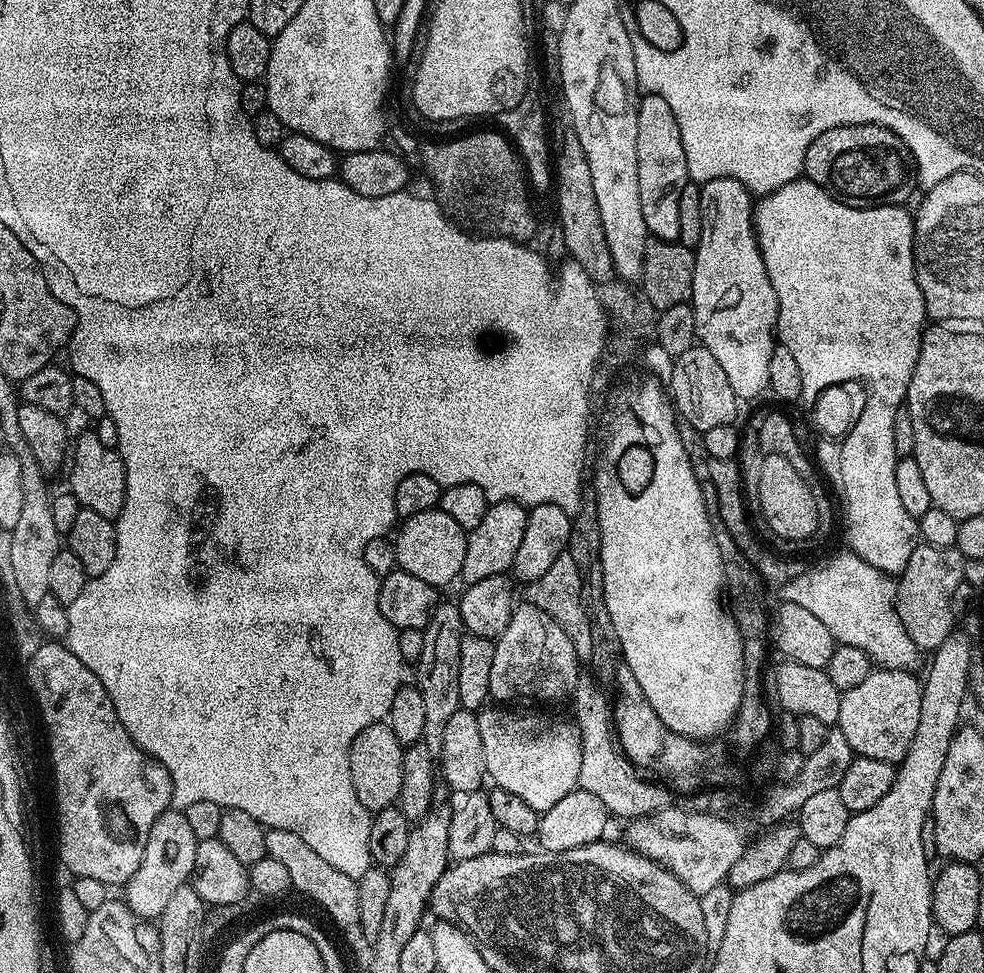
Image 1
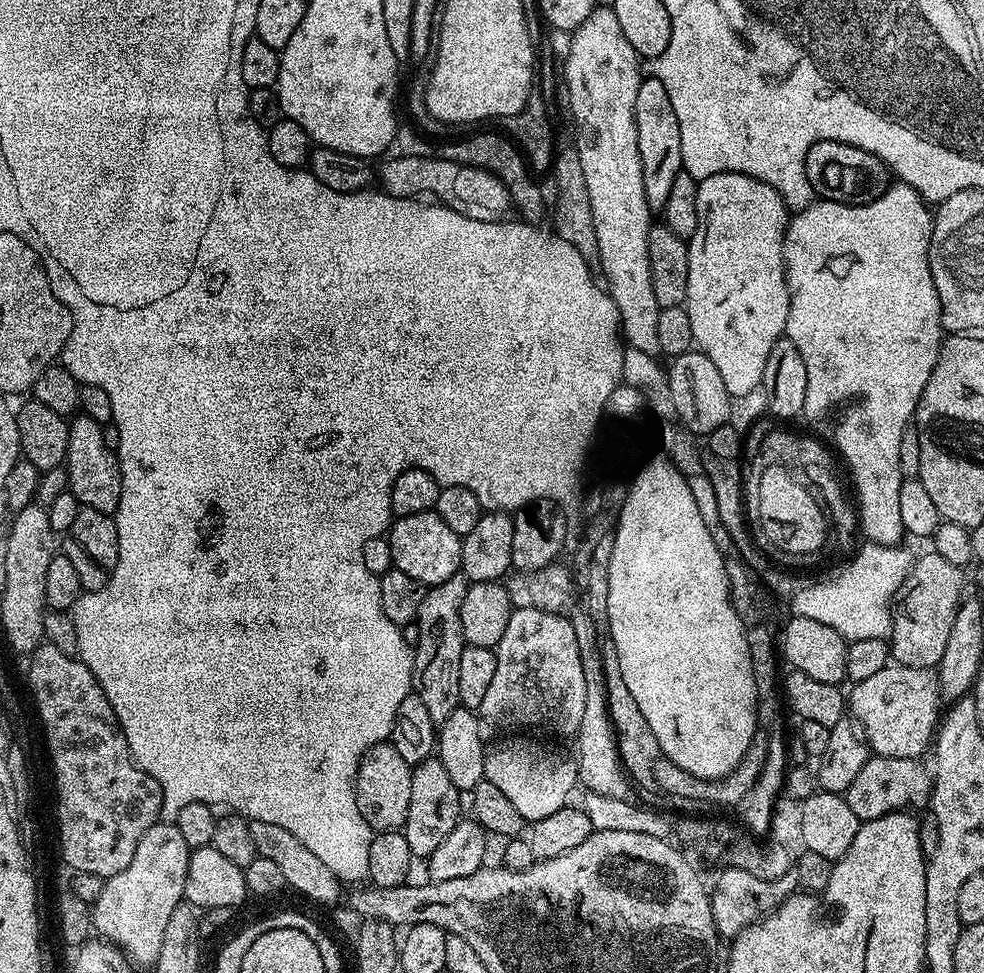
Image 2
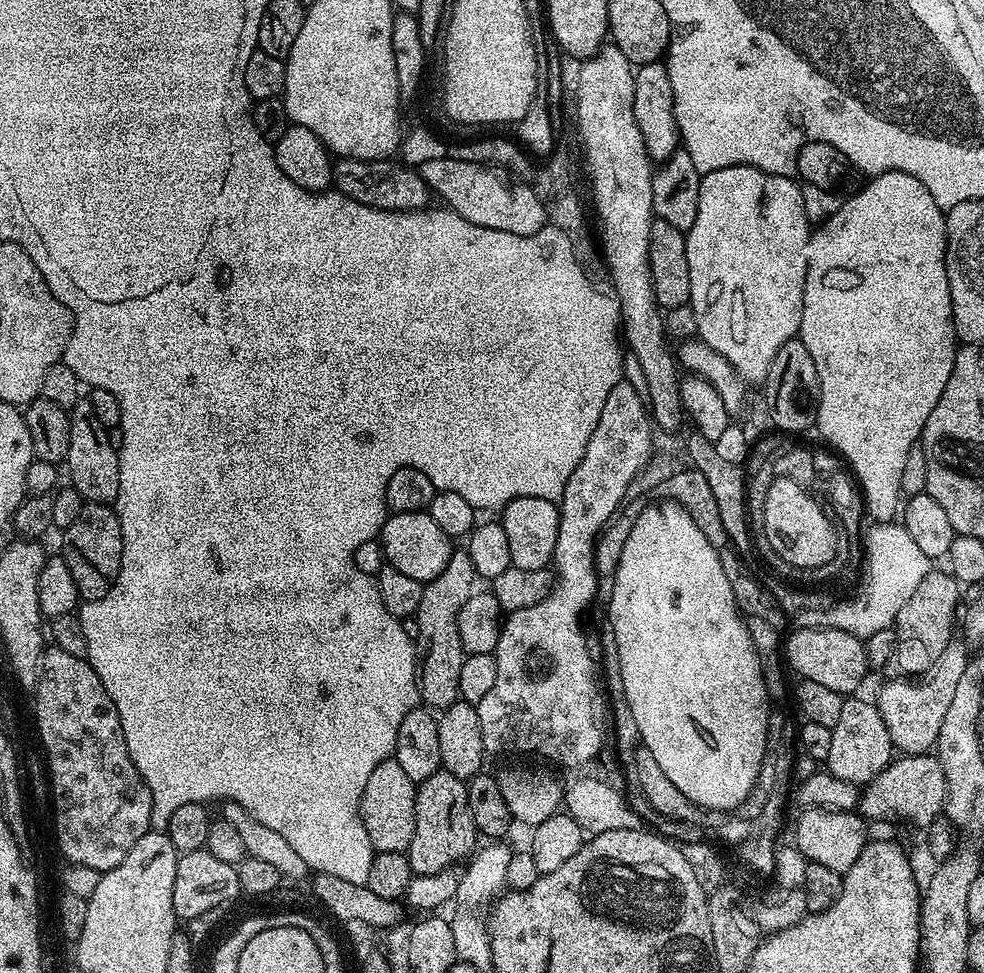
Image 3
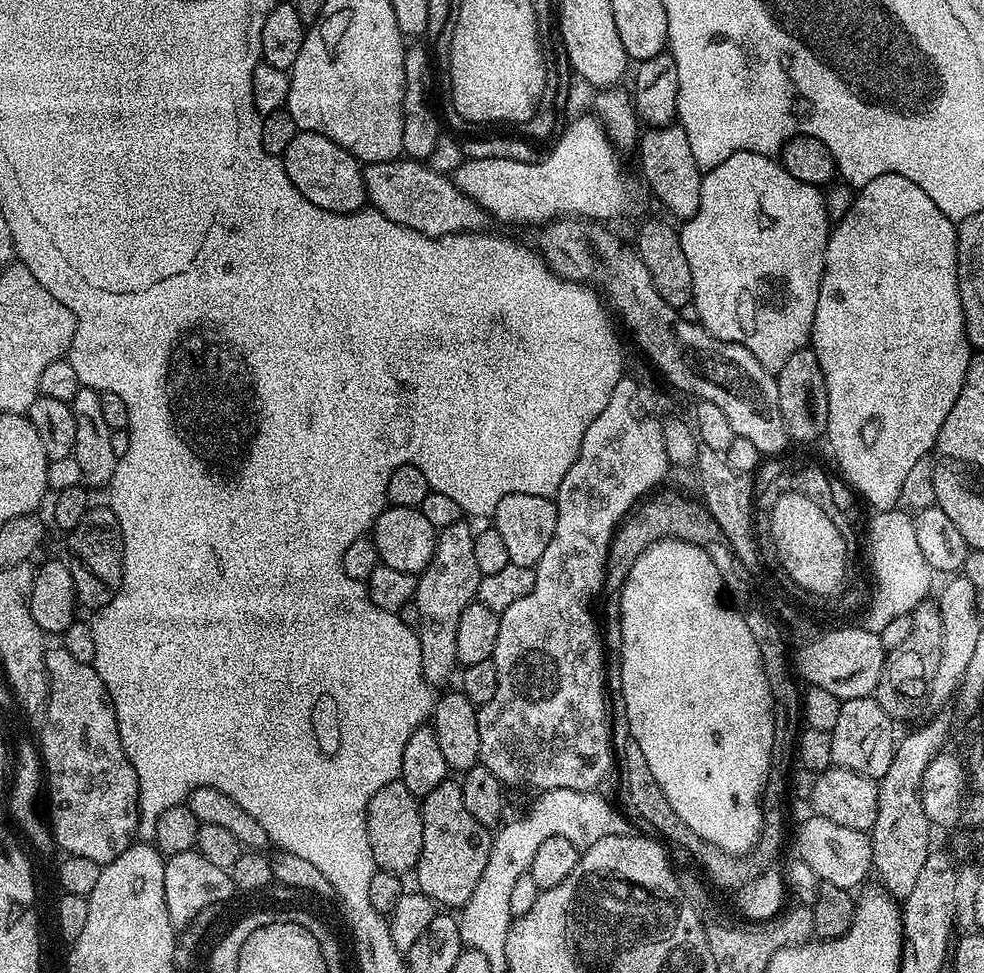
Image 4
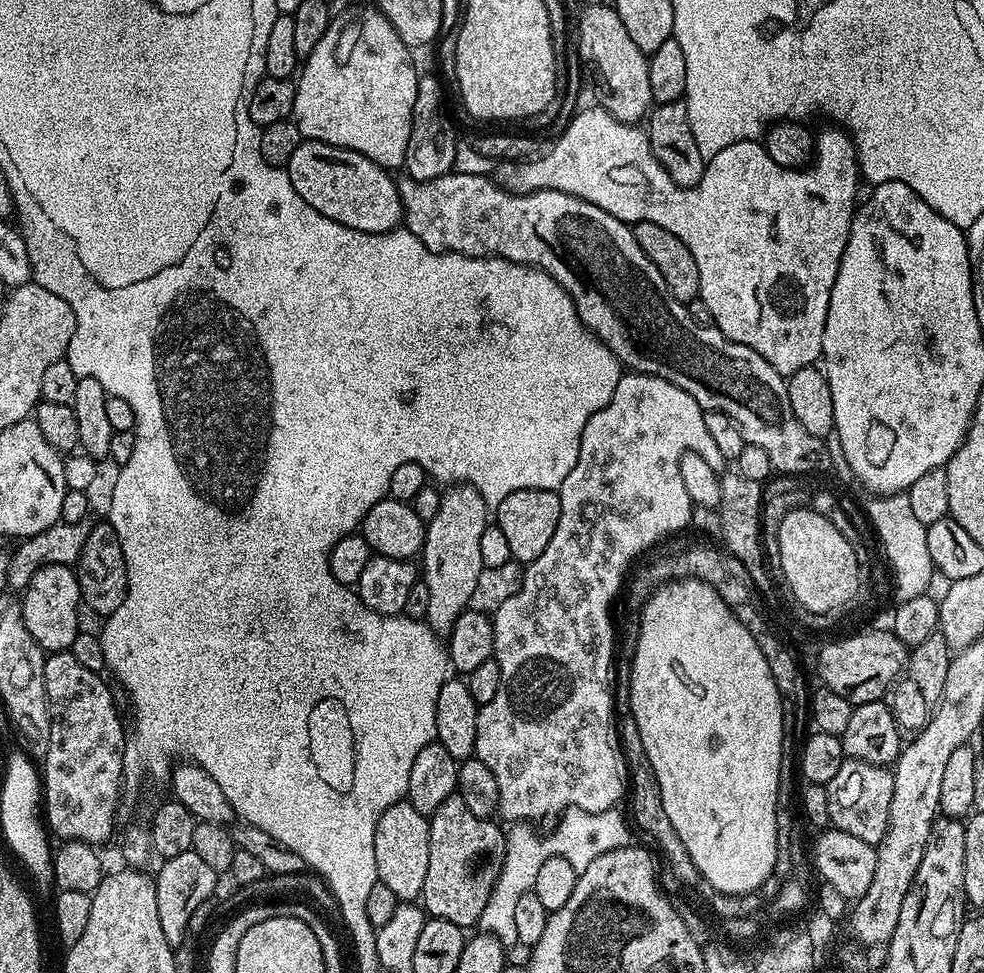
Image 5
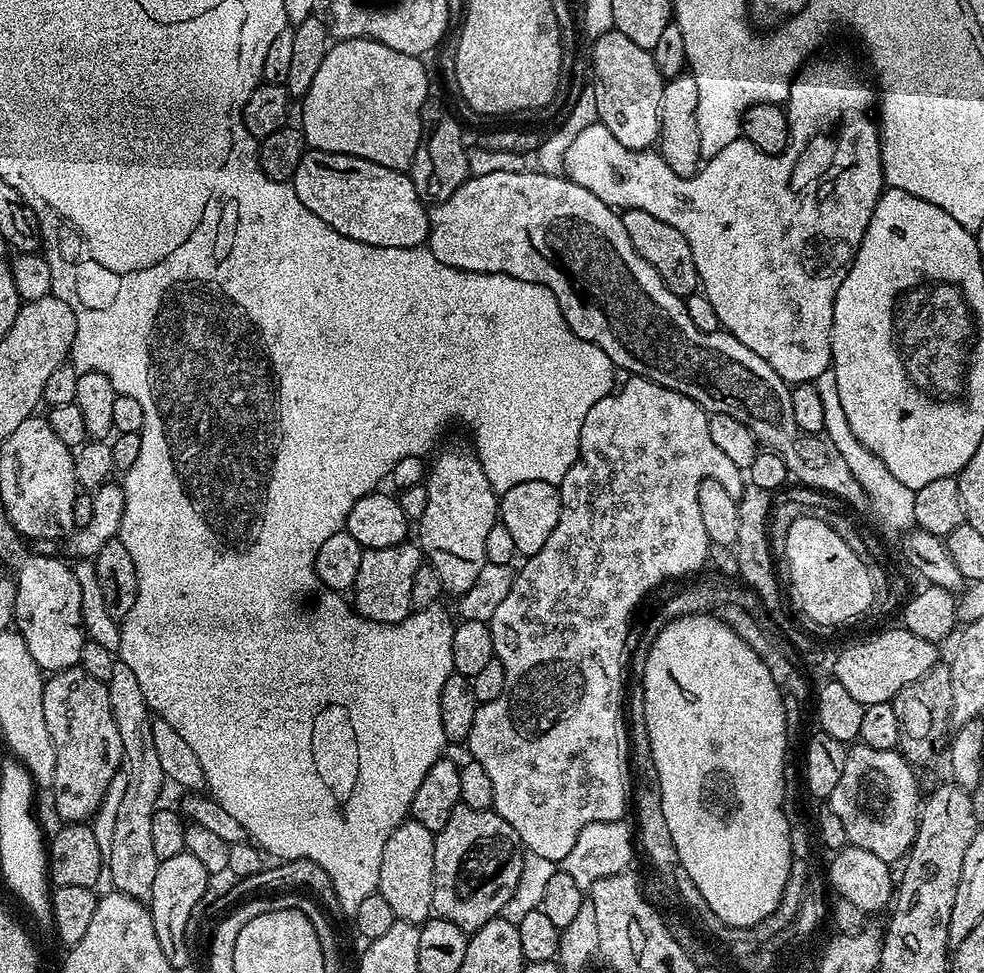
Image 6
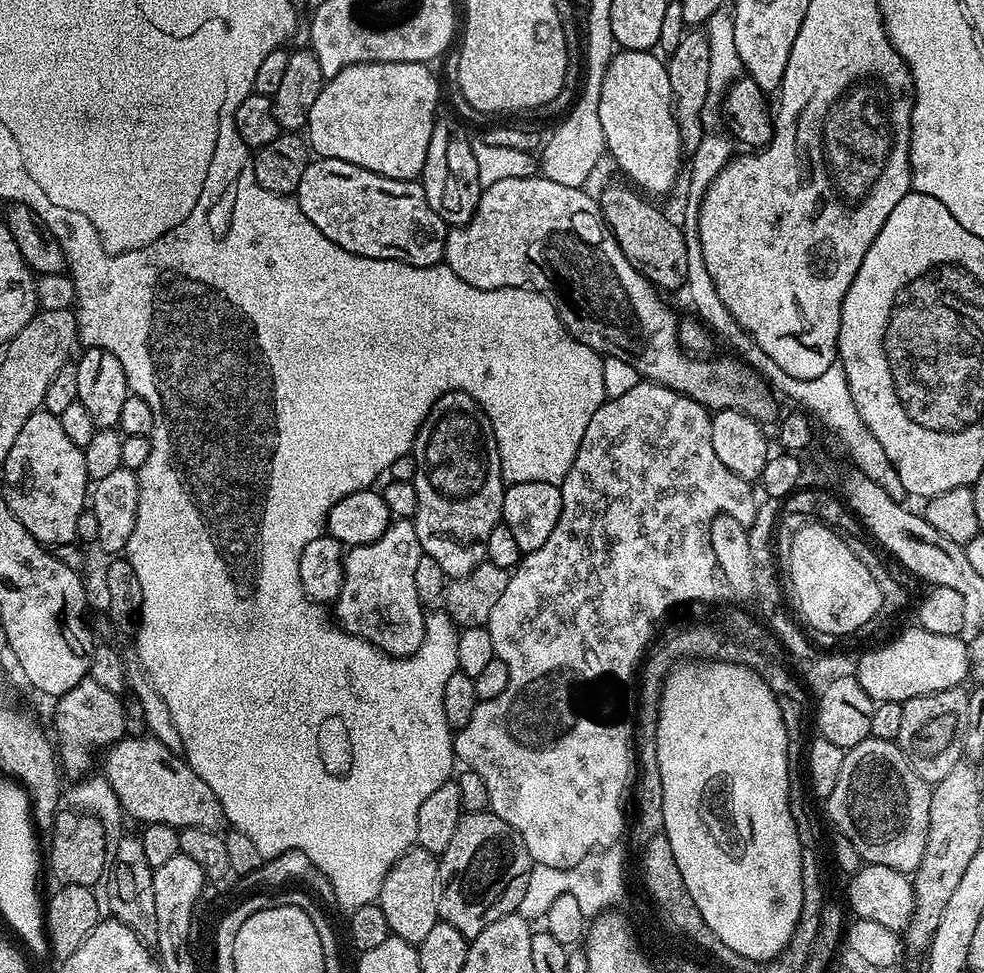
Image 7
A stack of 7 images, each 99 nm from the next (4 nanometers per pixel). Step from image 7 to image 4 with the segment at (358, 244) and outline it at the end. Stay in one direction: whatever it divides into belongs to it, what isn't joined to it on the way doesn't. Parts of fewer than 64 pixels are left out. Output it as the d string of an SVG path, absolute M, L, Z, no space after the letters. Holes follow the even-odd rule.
M297 131L294 142L286 146L282 157L284 169L298 194L314 206L331 212L358 212L365 207L364 174L361 161L330 138L313 132Z

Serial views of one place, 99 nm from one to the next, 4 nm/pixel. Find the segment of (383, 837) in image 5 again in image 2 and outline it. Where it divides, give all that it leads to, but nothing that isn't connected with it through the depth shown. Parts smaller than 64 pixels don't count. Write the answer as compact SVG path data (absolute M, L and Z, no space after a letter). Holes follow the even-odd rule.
M391 742L375 744L360 759L356 775L356 801L362 818L372 827L373 833L394 832L403 829L406 822L406 810L410 810L410 778L413 765L398 754Z

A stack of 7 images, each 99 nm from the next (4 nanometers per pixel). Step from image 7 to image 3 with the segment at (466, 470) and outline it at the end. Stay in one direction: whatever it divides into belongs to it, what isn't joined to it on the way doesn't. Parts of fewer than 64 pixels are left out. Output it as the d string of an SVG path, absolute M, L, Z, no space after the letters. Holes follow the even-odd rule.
M456 550L450 562L446 562L446 570L442 570L438 578L424 584L422 602L418 602L415 614L418 622L418 638L415 643L422 649L416 662L416 685L421 701L429 709L443 710L460 699L458 673L462 671L466 653L462 638L458 638L458 610L462 610L466 598L472 596L476 583L478 577L474 562L470 562L470 554L466 550Z

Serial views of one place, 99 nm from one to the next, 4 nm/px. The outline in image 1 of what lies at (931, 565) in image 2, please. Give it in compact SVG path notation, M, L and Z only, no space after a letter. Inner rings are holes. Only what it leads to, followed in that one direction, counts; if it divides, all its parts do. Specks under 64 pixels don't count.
M920 542L910 554L904 569L898 573L896 580L898 618L917 649L938 649L954 631L952 599L955 588L964 581L964 562L964 556L956 548L939 548Z

